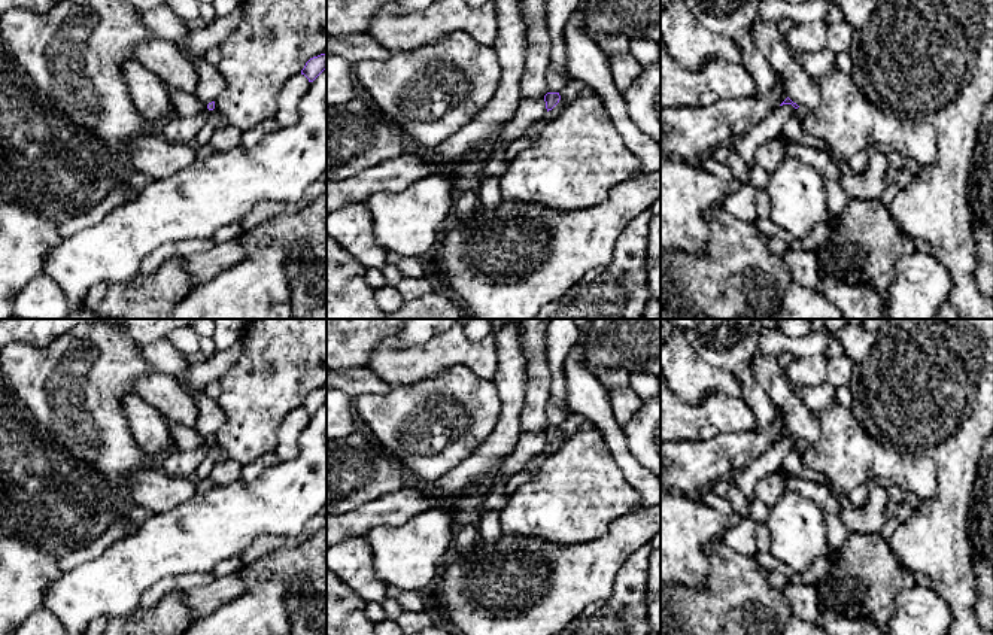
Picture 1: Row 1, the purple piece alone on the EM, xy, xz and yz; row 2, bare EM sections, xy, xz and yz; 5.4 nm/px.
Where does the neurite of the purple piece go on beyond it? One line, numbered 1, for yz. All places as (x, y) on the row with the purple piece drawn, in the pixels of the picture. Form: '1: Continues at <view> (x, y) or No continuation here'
1: Continues at yz (801, 112)

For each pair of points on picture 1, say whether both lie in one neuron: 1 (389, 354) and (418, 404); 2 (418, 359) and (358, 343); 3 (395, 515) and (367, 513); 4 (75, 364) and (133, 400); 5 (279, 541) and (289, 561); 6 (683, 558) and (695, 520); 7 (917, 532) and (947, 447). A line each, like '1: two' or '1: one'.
1: two
2: two
3: one
4: two
5: two
6: one
7: one

